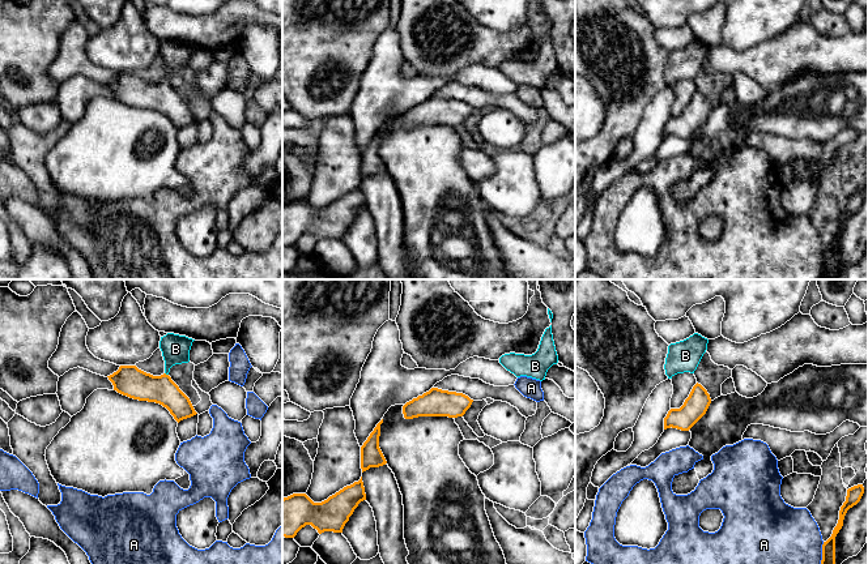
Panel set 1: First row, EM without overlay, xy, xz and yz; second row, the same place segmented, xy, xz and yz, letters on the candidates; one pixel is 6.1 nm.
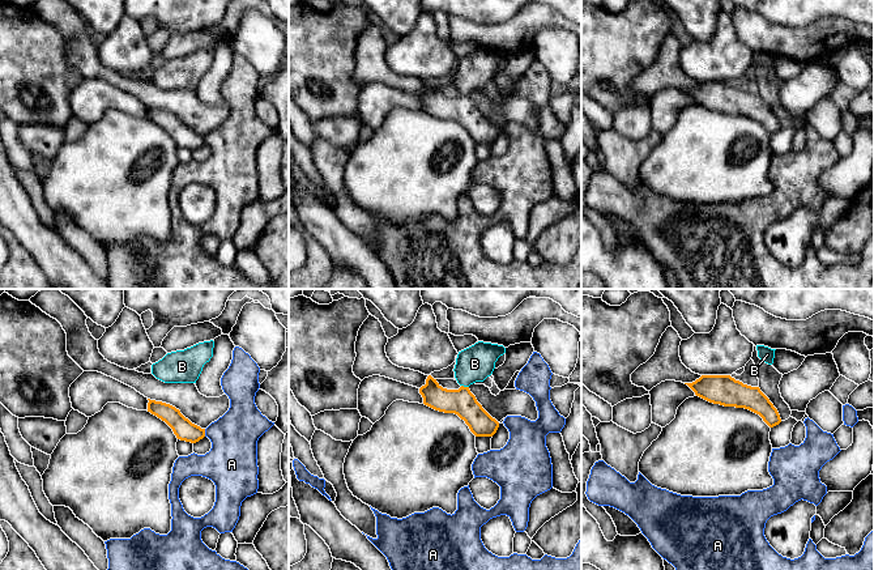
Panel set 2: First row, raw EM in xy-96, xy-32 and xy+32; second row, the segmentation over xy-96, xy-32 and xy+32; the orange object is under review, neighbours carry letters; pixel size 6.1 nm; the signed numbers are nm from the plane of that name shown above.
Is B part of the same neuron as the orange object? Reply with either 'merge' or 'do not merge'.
merge

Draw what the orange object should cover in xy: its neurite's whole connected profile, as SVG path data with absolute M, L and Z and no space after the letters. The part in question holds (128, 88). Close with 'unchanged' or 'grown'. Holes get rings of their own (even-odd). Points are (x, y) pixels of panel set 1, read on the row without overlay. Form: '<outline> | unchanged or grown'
M174 40L161 44L159 56L165 68L165 81L153 84L136 73L120 73L116 80L107 84L114 93L114 98L133 107L162 112L178 131L196 123L190 106L169 84L173 73L190 69L190 57L193 48Z | grown

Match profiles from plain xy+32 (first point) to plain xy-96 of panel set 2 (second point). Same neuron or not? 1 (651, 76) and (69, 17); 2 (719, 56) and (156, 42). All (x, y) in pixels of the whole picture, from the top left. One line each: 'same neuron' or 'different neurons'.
1: same neuron
2: different neurons

